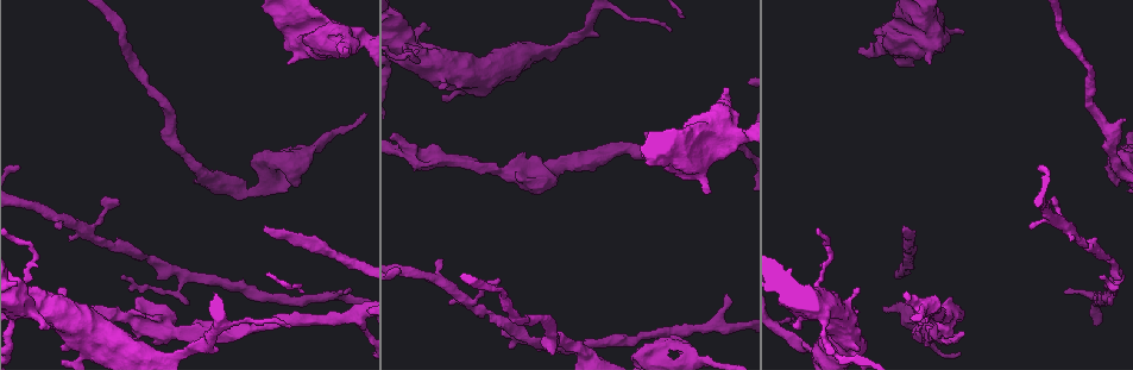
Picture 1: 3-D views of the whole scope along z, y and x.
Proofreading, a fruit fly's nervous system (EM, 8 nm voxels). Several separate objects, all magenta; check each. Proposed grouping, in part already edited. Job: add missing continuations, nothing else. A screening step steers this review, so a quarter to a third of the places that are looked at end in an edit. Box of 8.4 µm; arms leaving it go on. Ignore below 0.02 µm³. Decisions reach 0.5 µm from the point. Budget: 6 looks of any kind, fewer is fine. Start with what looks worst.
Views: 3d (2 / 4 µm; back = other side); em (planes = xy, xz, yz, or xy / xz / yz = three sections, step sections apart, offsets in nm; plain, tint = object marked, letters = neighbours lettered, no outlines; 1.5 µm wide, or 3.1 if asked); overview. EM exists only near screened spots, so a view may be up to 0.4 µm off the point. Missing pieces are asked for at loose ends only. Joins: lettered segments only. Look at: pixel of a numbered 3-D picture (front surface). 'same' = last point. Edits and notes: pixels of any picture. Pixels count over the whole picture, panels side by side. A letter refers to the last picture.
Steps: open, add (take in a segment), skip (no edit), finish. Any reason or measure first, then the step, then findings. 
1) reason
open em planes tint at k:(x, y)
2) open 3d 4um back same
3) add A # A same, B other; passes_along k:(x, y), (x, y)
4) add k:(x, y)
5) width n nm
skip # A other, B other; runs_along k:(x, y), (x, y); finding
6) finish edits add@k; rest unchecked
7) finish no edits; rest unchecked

branch stops here
open em planes letters at 1:(266, 227)

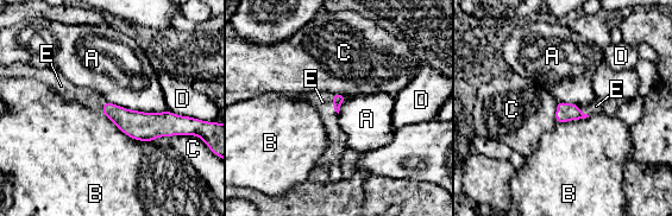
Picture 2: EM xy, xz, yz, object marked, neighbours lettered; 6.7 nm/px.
longest_contact A 420 nm
add E # A other, B other, C other, D other, E same; passes_along 2:(337, 99), (333, 103), (322, 102); the neuron continues

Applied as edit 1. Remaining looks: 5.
open overview

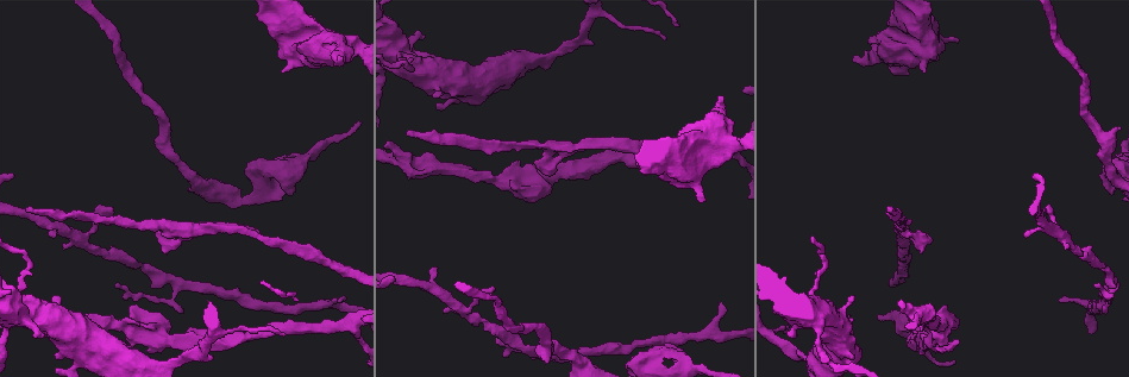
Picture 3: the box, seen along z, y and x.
branch stops here
open em xy step 8 letters at 3:(702, 202)

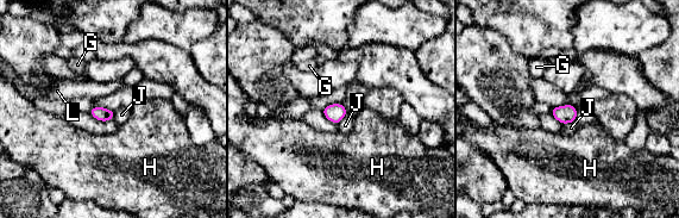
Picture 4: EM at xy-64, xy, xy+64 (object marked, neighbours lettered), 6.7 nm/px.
cut it another way
open em planes letters same

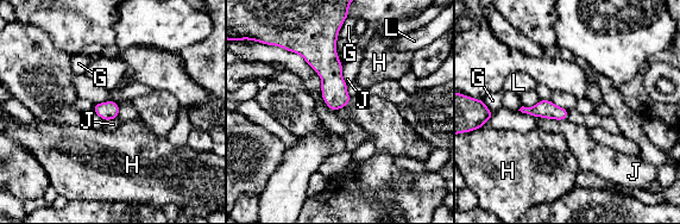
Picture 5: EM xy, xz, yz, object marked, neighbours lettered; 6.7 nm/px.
skip # G other, H other, J other, L other; none of them fits

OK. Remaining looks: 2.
branch stops here
open em planes letters at 3:(918, 250)

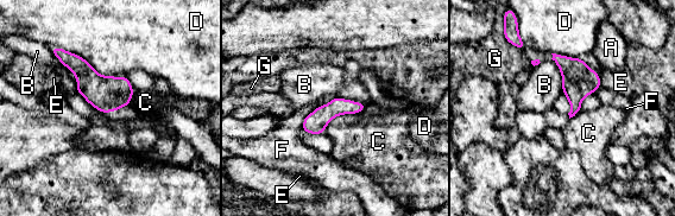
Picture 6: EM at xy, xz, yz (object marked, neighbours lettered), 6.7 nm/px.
width 140 nm
skip # A other, B other, C other, D other, E other, F other, G other; no lettered segment goes on from it

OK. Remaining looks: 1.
finish edits add@2; rest unchecked

